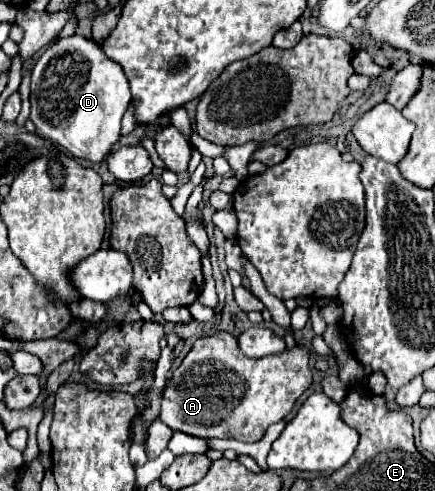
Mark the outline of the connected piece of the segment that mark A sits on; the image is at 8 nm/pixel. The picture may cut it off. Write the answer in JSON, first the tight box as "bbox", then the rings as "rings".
{"bbox":[161,332,311,442],"rings":[[[215,332],[197,338],[181,366],[171,374],[163,392],[161,422],[199,438],[235,438],[257,442],[265,430],[285,418],[297,398],[311,386],[309,348],[293,346],[265,358],[245,358],[237,348],[237,336]]]}

